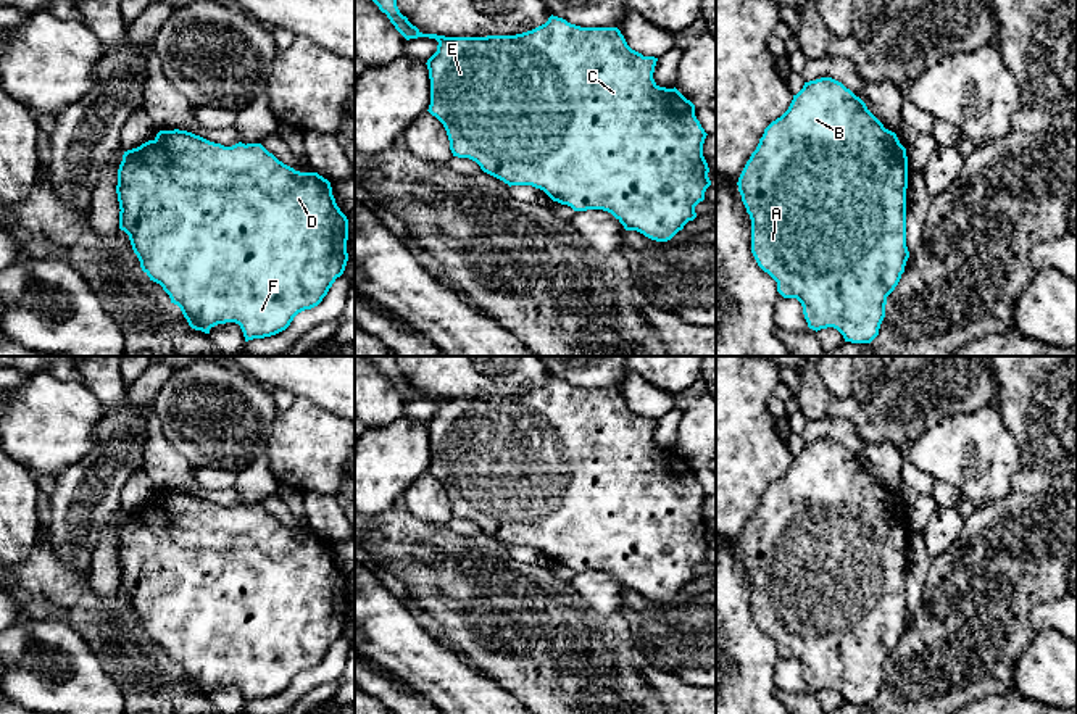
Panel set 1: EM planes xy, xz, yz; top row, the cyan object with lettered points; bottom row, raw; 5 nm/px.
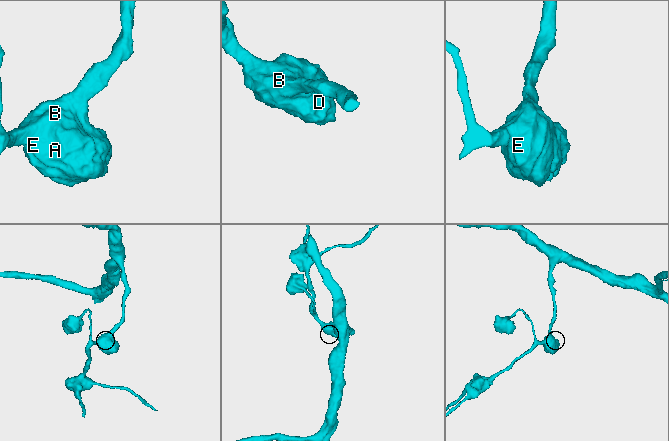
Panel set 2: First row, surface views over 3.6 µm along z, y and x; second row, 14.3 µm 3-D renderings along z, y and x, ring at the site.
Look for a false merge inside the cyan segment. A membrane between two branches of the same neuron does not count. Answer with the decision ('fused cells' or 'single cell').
single cell

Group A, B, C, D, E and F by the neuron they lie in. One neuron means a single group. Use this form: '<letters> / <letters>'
A B C D E F

